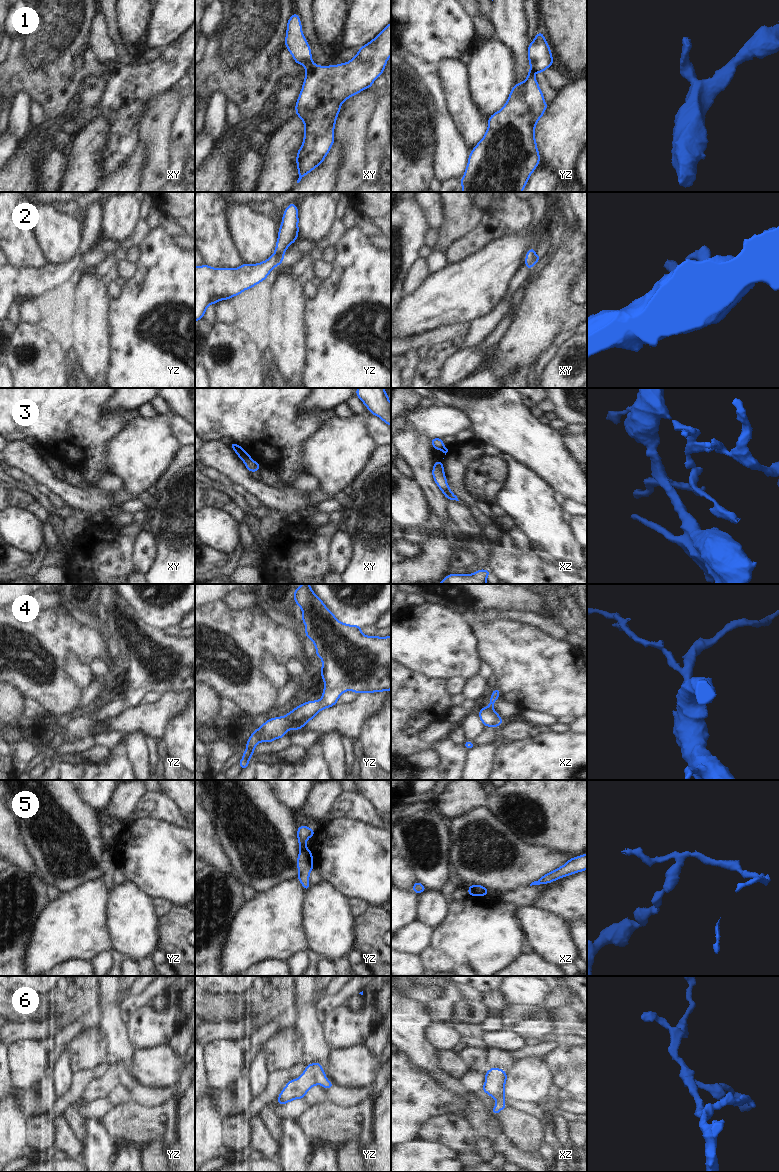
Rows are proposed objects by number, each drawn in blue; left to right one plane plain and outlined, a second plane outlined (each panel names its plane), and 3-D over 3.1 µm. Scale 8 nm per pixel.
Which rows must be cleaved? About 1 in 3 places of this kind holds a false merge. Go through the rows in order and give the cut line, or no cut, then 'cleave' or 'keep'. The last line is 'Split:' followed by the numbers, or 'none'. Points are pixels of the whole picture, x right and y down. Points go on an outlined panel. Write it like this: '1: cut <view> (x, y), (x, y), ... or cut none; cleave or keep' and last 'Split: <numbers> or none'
1: cut xy (313, 63), (306, 69); cleave
2: cut none; keep
3: cut xy (249, 455), (242, 460); cleave
4: cut none; keep
5: cut yz (300, 849), (308, 850); cleave
6: cut none; keep
Split: 1, 3, 5

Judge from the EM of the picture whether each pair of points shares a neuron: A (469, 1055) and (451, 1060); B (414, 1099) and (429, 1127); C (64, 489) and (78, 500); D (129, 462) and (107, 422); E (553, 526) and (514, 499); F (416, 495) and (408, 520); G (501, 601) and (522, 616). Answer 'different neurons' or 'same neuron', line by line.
A: different neurons
B: different neurons
C: same neuron
D: different neurons
E: same neuron
F: same neuron
G: different neurons

